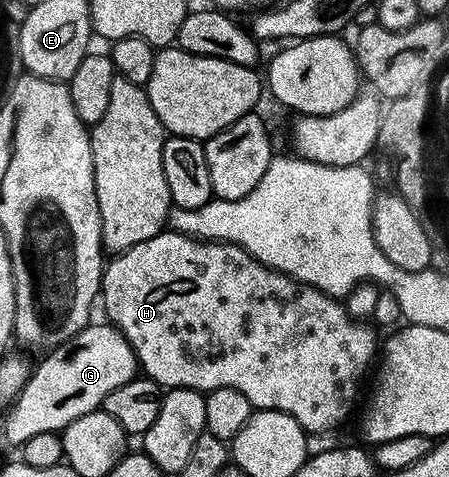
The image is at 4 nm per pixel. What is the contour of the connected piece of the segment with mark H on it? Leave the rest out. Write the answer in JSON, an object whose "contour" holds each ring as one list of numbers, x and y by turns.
{"contour":[[163,230,161,232,157,232,155,236,148,238,148,242,140,242,139,244,132,246,128,250,117,253,117,255,115,255,111,260,114,261,112,261,111,264,109,261,109,263,105,265,102,274,100,304,101,307,102,304,104,307,106,307,105,319,122,332,127,345,129,345,129,347,133,349,135,358,137,360,137,367,144,373,145,379,156,381,159,386,166,390,169,390,171,388,196,388,203,394,211,392,212,390,216,390,217,388,231,388,232,390,240,390,240,394,244,394,244,398,248,398,251,409,261,410,263,408,267,408,268,410,276,410,277,412,288,414,293,418,293,420,295,420,295,422,298,423,298,425,300,425,300,427,302,427,303,432,307,434,329,433,331,431,329,428,336,427,337,424,340,423,341,420,349,414,350,407,352,407,354,404,353,396,358,392,358,383,361,382,362,375,365,374,366,367,368,367,370,364,370,359,372,359,373,356,375,359,376,344,374,348,375,329,371,327,369,323,352,319,349,313,346,312,345,303,339,302,337,299,335,299,335,297,324,294,323,292,316,290,312,286,308,286,307,284,299,284,298,281,291,278,291,276,285,276,282,272,277,272,276,270,272,270,268,266,264,266,256,258,249,256,248,253,245,252,244,249,240,246,236,246,235,244,219,244,217,240,199,240,196,236,186,236,183,232,175,232,173,230]]}

